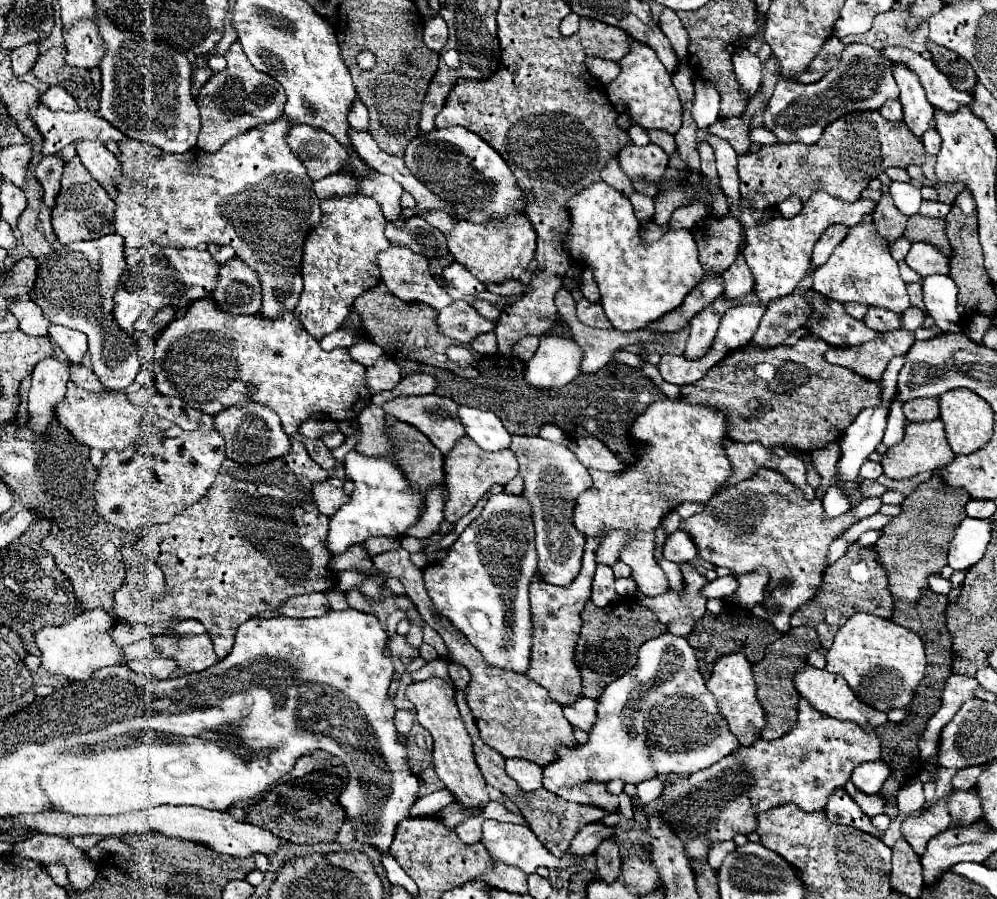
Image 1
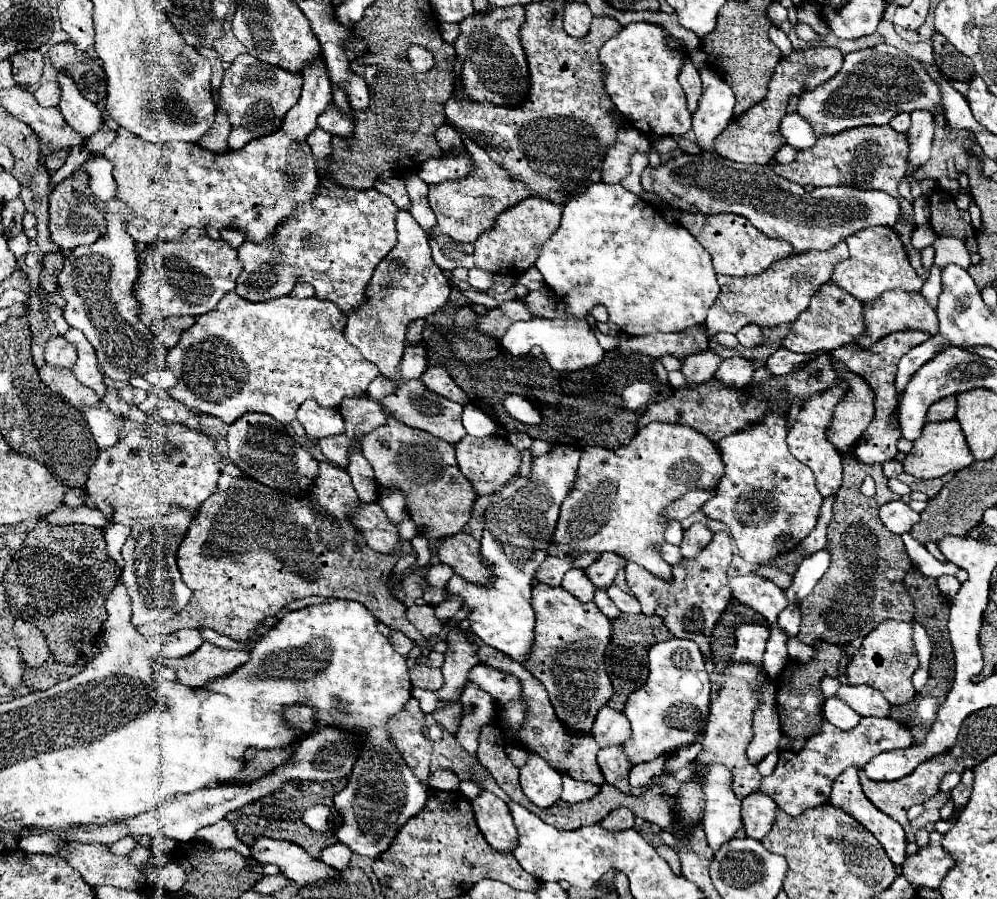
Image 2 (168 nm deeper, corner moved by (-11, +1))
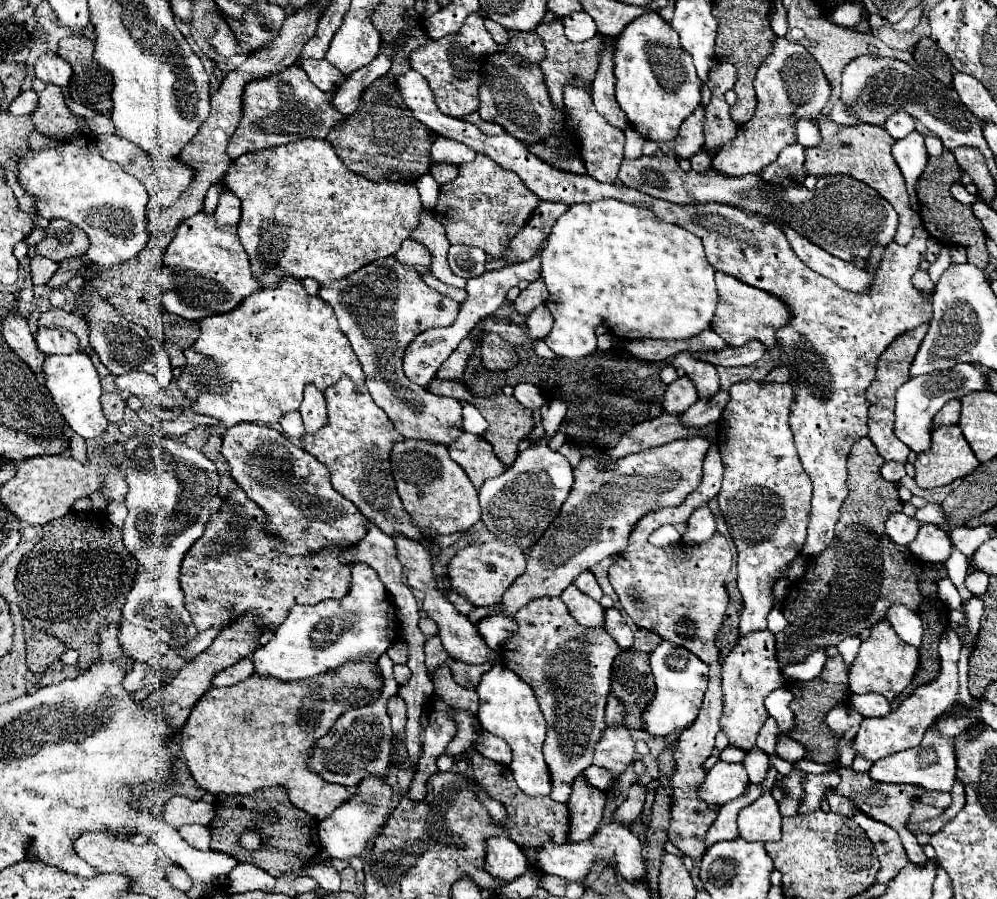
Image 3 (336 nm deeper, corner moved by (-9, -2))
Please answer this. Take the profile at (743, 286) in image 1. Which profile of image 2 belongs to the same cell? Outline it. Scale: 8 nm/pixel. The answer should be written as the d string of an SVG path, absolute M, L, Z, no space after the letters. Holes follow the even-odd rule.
M841 241L829 251L807 251L797 257L775 261L771 267L767 267L767 271L759 275L751 275L751 277L717 275L721 291L707 315L709 335L713 337L717 331L737 333L741 327L749 323L765 327L765 325L779 325L779 323L795 321L797 315L803 309L807 309L807 303L811 295L815 293L815 289L831 279L833 267L839 261L845 261L849 257L847 243Z

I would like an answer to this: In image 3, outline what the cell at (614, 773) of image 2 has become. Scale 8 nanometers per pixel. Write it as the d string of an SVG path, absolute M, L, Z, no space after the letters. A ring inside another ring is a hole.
M589 766L583 770L583 778L587 780L587 784L593 784L595 788L605 788L609 786L609 782L613 782L613 778L609 778L609 774L605 774L601 768L597 766Z

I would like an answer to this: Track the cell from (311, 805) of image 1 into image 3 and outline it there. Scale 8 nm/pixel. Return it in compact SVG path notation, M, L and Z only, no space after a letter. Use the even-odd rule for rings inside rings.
M273 786L273 788L261 788L253 794L241 796L241 794L219 794L215 800L215 816L209 824L211 830L211 848L217 852L231 854L237 858L237 862L253 864L267 874L279 878L289 872L297 872L303 862L311 860L321 852L321 842L317 836L317 824L309 818L309 814L297 810L287 794L285 788ZM253 830L263 836L263 846L257 852L247 852L239 846L237 838L241 832Z

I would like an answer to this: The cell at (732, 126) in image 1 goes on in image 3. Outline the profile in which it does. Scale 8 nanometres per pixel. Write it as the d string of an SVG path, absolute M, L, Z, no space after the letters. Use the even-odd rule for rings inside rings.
M777 38L771 56L767 56L767 60L759 66L755 92L755 116L747 124L739 126L737 138L729 142L729 146L723 146L713 158L713 170L723 176L739 178L747 174L759 174L767 164L777 160L785 146L797 142L797 120L817 120L829 100L829 84L825 82L817 62L813 62L813 56L797 42L789 42L785 38Z

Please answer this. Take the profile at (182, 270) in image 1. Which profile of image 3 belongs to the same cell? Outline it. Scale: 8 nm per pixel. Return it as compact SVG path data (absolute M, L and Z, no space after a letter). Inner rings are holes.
M197 212L177 226L177 234L165 252L157 286L167 312L189 320L201 320L231 312L247 296L257 292L261 282L251 274L249 258L239 242L237 228L217 226L215 216Z

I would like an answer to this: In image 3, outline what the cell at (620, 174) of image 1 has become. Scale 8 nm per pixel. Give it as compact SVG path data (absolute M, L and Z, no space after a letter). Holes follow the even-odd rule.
M573 76L571 82L565 84L563 90L563 106L569 114L567 126L573 134L573 138L581 146L581 160L585 162L587 174L593 176L599 182L615 182L617 180L617 170L623 160L623 146L625 146L625 134L623 130L611 126L595 108L593 108L593 98L591 98L591 88L585 84L583 76Z

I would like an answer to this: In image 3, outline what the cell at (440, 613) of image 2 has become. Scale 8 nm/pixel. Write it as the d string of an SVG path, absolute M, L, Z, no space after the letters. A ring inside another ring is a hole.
M489 540L483 544L473 544L463 548L449 562L449 580L451 586L471 600L477 606L493 606L501 602L505 590L513 584L513 580L525 572L525 552L515 544L505 544L499 540Z

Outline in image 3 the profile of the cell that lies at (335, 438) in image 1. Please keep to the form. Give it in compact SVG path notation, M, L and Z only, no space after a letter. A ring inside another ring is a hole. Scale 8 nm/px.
M307 384L305 386L305 398L299 408L303 416L303 424L307 432L317 432L321 426L325 426L327 420L327 410L325 410L325 398L323 392L317 390L317 386Z

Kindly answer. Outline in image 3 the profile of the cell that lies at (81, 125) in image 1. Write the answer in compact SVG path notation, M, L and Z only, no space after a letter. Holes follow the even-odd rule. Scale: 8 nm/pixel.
M97 114L93 118L87 120L87 126L93 130L95 136L101 136L101 134L115 134L115 128L113 128L113 122L109 116L103 116L103 114Z

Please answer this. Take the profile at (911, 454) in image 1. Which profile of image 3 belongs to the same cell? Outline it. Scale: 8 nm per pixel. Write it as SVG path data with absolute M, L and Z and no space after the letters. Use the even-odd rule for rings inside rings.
M937 426L933 430L933 444L927 452L921 452L915 460L915 482L921 488L937 488L947 486L957 478L965 478L979 466L973 450L969 448L963 432L959 426Z

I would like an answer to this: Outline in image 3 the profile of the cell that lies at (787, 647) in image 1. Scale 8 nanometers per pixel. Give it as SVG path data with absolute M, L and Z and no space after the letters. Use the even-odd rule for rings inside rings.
M837 654L837 656L831 656L827 660L825 670L819 678L809 680L809 682L789 682L787 684L789 690L793 690L793 694L795 694L795 702L793 702L791 710L795 714L797 726L795 726L795 732L791 736L793 736L793 740L801 742L807 748L809 758L815 762L827 762L829 764L829 762L835 762L839 758L837 742L835 742L835 736L825 722L825 716L831 708L835 708L847 696L847 690L849 690L847 674L849 674L849 670L843 666L843 656Z

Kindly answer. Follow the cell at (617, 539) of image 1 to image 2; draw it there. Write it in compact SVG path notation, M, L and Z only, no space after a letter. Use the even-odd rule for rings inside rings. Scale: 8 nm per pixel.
M601 553L601 557L587 567L587 575L595 587L609 589L619 569L625 569L627 561L617 553Z

